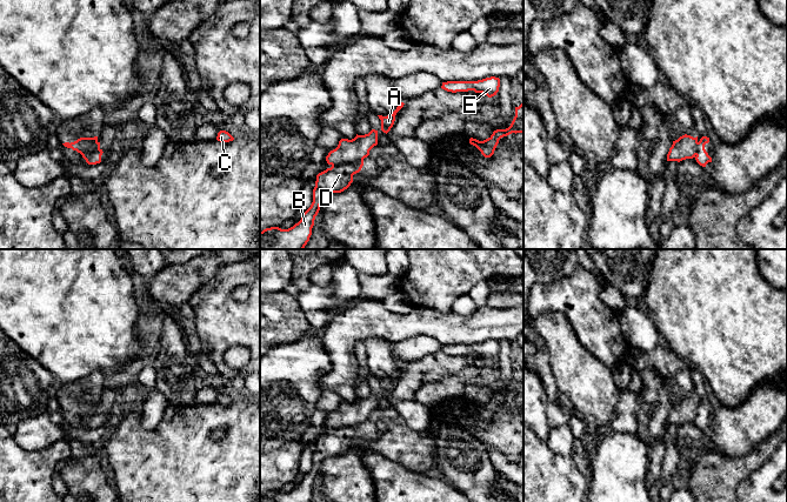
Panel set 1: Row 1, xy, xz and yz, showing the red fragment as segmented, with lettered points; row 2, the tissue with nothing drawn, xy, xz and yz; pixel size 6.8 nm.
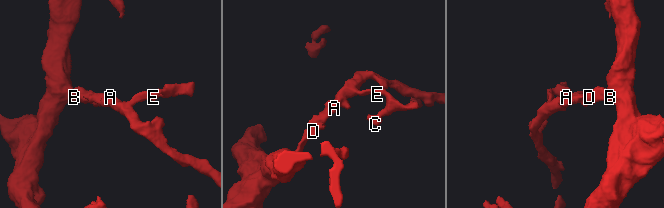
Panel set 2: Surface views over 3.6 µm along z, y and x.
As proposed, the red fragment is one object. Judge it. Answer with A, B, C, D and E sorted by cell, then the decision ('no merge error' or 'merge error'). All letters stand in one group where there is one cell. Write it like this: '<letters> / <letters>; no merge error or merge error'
A B C D E; no merge error

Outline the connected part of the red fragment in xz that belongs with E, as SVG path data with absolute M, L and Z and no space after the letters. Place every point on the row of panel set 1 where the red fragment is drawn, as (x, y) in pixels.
M495 76L486 78L478 81L447 81L442 82L441 88L456 93L474 91L475 93L486 94L488 98L496 95L500 87L500 79Z

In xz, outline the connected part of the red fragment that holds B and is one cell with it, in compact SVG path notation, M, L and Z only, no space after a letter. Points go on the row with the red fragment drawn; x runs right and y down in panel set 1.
M378 130L352 139L341 139L335 149L326 156L331 168L316 175L313 202L302 214L301 220L288 229L279 227L260 232L260 249L304 249L312 235L315 216L322 199L329 193L341 193L353 182L353 175L364 166L364 159L378 145Z

